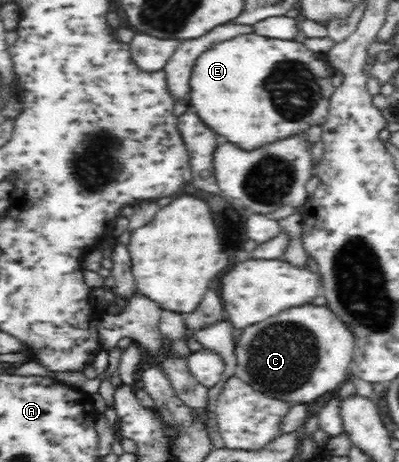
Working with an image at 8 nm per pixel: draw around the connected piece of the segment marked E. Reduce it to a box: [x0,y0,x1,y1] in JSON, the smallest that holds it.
[190,34,336,150]

